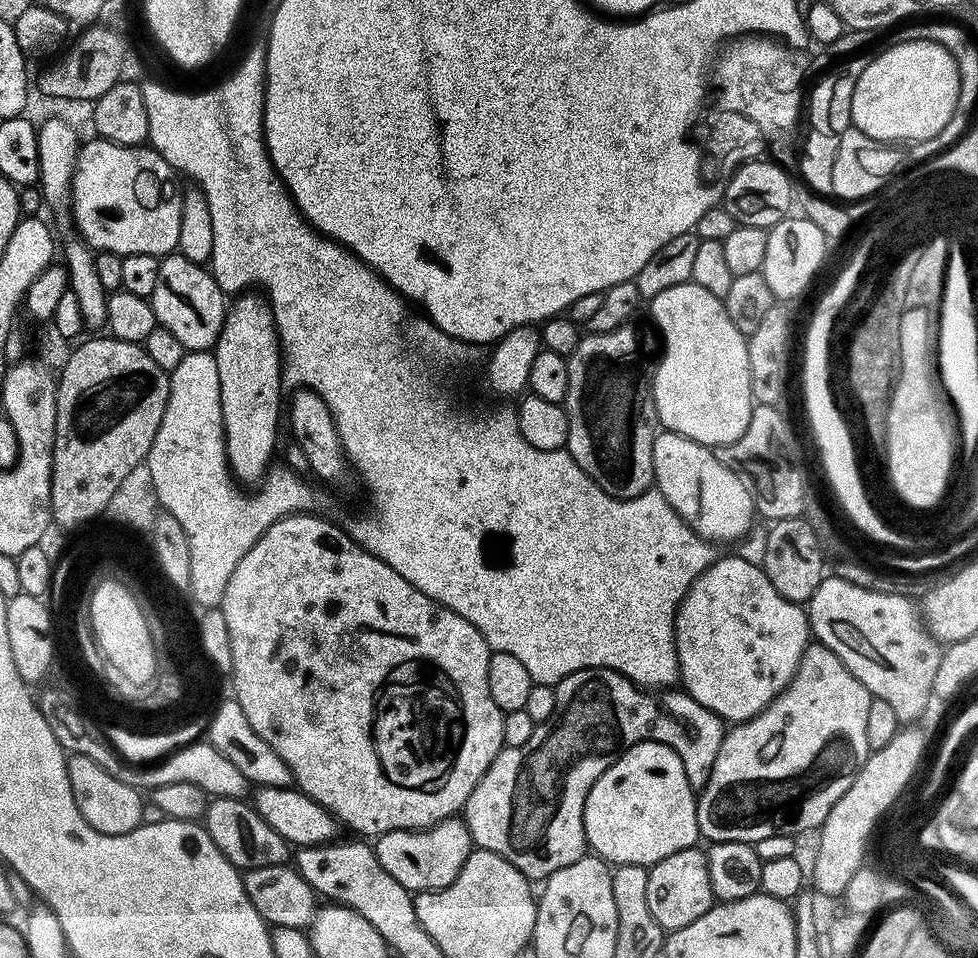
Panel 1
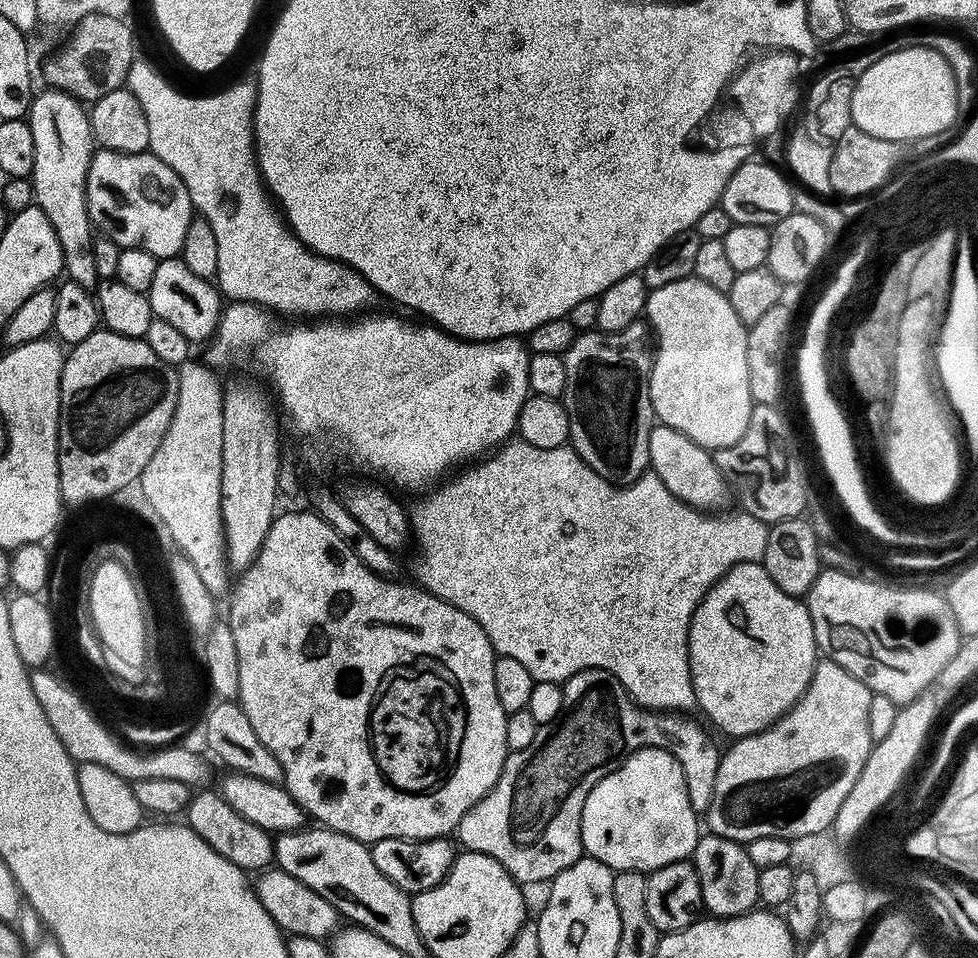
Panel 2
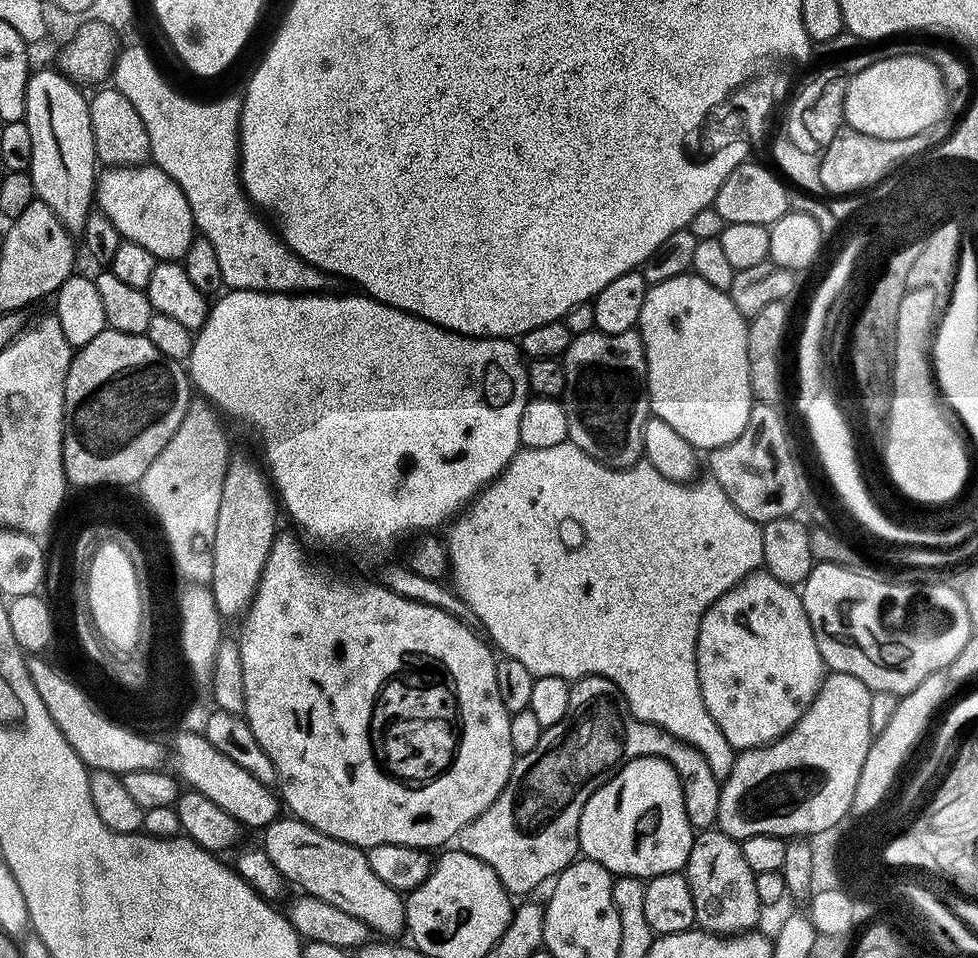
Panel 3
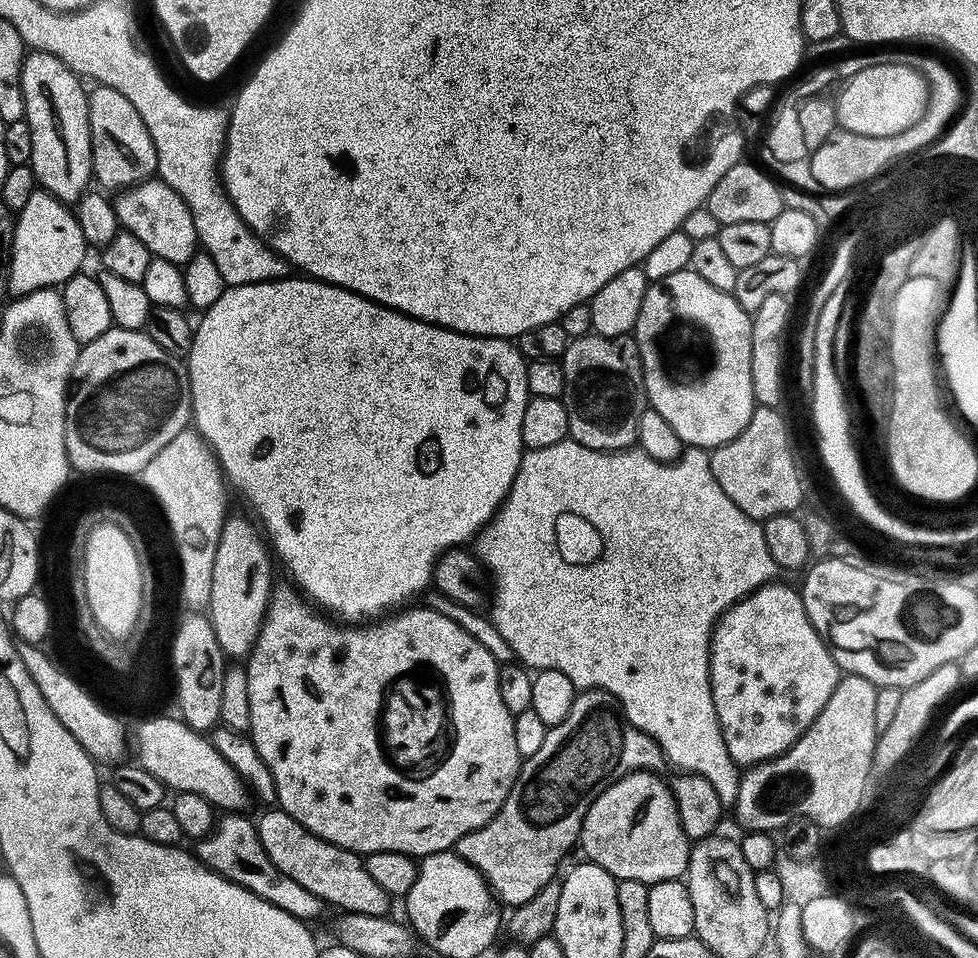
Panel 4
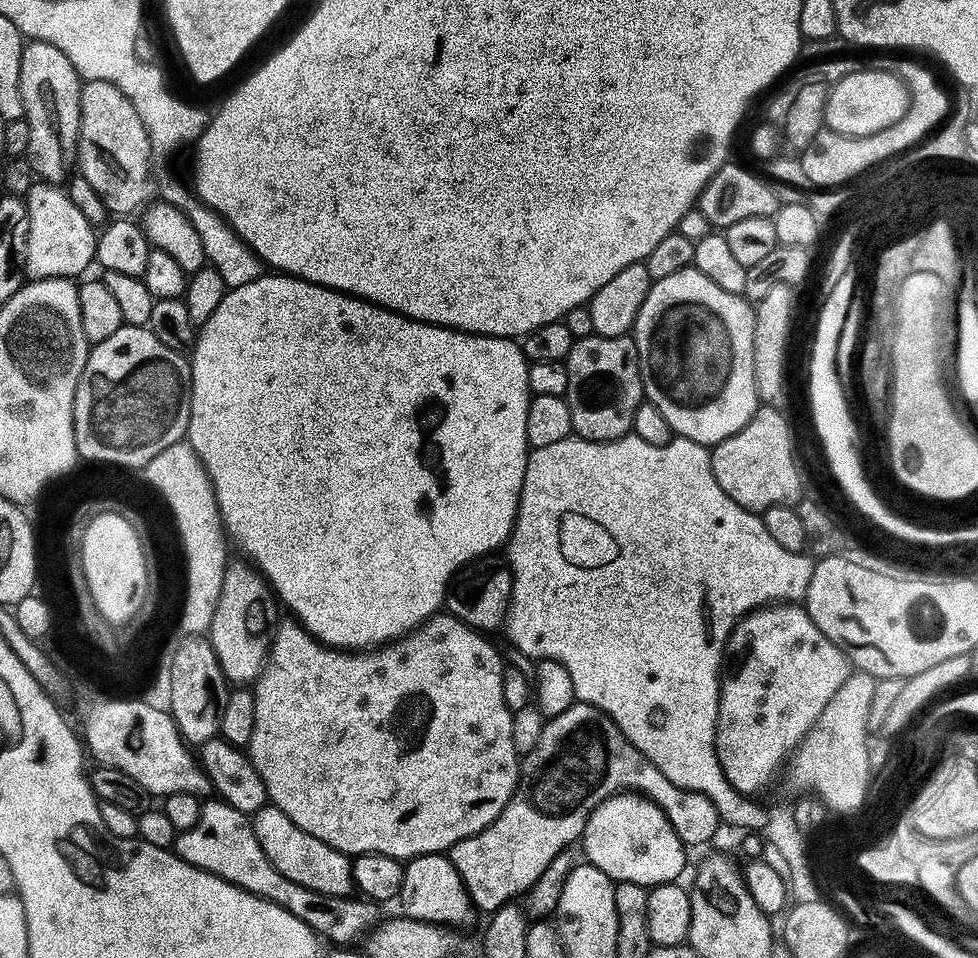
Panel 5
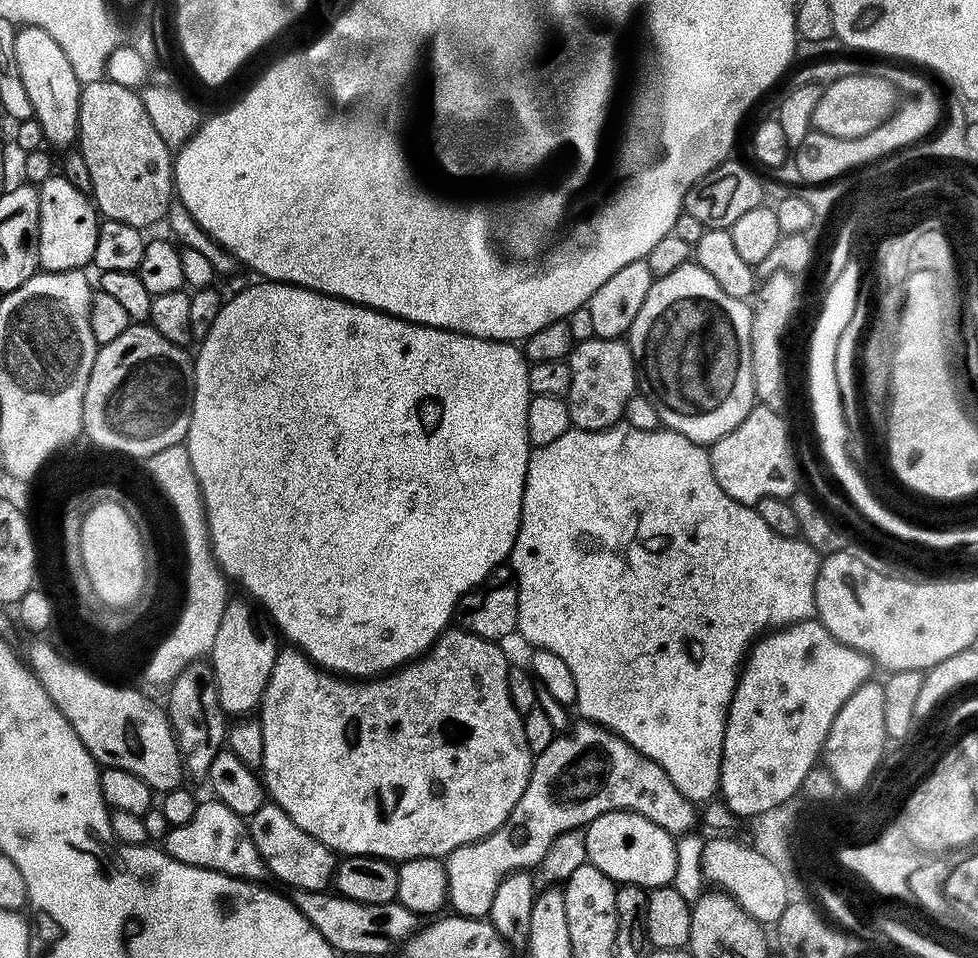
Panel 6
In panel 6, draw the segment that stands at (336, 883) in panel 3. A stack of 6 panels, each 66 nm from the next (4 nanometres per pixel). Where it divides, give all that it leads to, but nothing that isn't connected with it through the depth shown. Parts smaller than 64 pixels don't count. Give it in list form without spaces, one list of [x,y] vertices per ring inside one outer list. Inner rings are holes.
[[[266,802],[255,814],[247,817],[247,821],[250,838],[254,838],[254,846],[258,846],[258,854],[262,854],[269,873],[273,877],[276,875],[282,883],[289,884],[289,889],[322,892],[333,883],[338,863],[337,853],[318,838],[310,838],[306,830],[294,826],[286,810]]]

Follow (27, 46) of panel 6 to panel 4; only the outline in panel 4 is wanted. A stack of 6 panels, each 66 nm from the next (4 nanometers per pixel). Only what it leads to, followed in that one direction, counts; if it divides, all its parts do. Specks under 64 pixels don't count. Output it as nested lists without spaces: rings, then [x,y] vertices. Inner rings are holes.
[[[32,50],[25,55],[20,89],[24,95],[24,119],[30,126],[30,139],[34,142],[32,172],[36,176],[37,185],[43,191],[54,194],[63,204],[69,206],[75,205],[79,198],[89,191],[94,180],[88,92],[80,84],[83,84],[81,77],[67,68],[54,54]]]

